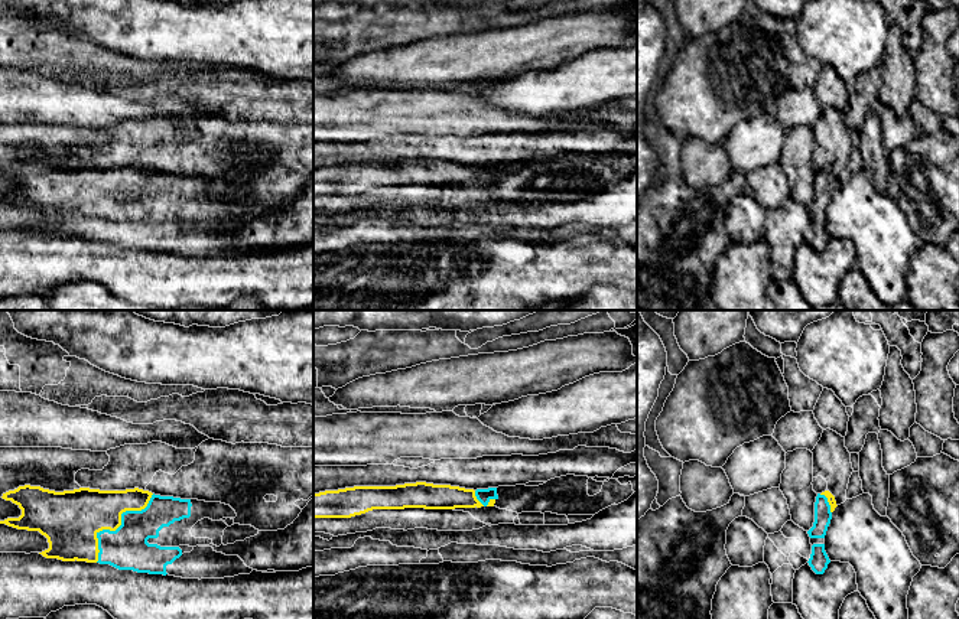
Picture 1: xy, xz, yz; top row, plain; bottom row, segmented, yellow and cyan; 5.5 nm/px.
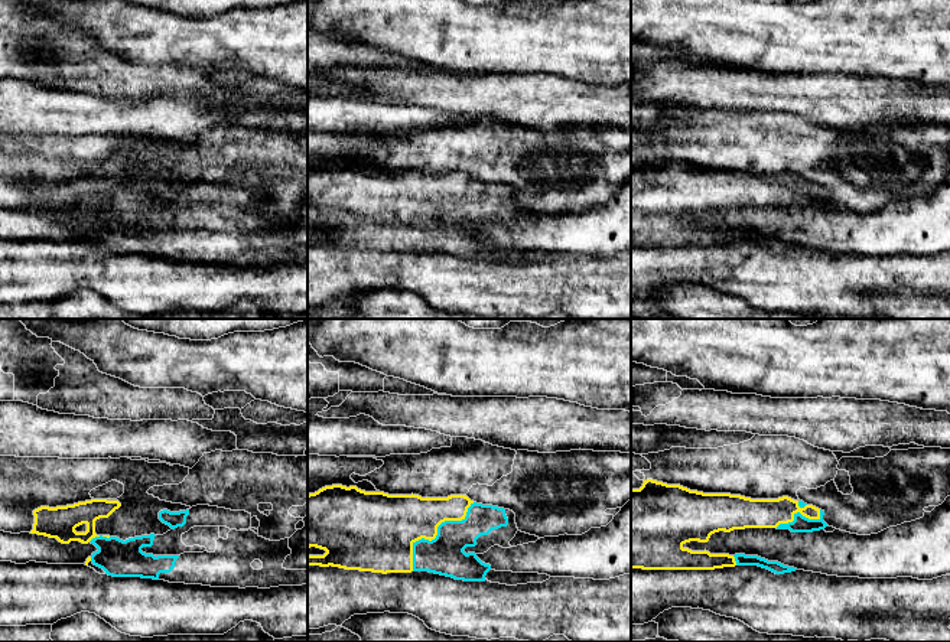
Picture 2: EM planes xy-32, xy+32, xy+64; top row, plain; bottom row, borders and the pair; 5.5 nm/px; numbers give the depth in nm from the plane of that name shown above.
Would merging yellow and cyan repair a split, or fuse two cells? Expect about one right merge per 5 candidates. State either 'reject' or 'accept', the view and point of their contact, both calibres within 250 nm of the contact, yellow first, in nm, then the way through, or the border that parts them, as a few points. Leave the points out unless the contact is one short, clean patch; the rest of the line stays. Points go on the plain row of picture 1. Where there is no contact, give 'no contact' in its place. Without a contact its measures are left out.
accept; contact xy (117, 204); calibres 300 and 240 nm

